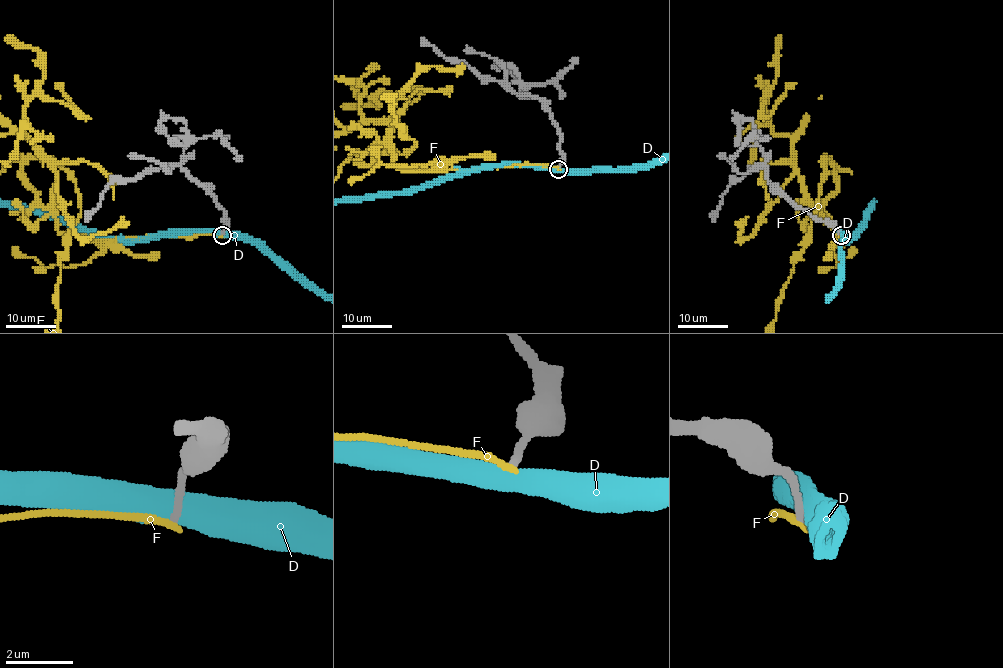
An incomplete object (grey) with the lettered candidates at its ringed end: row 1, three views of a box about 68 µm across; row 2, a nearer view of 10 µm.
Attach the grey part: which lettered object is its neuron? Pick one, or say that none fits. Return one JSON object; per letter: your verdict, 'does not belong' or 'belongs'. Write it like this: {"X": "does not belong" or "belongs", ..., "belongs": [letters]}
{"D": "does not belong", "F": "does not belong", "belongs": []}

